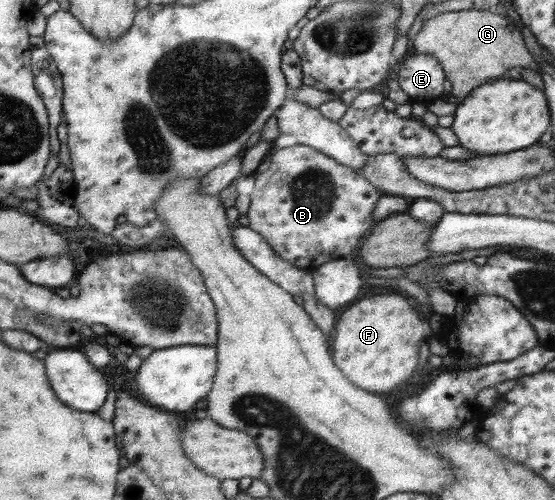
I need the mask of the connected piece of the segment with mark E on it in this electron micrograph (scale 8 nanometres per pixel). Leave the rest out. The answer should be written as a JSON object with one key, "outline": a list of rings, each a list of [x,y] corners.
{"outline":[[[412,53],[407,59],[400,60],[399,65],[395,80],[409,101],[430,103],[443,95],[445,71],[436,58],[430,54]]]}

